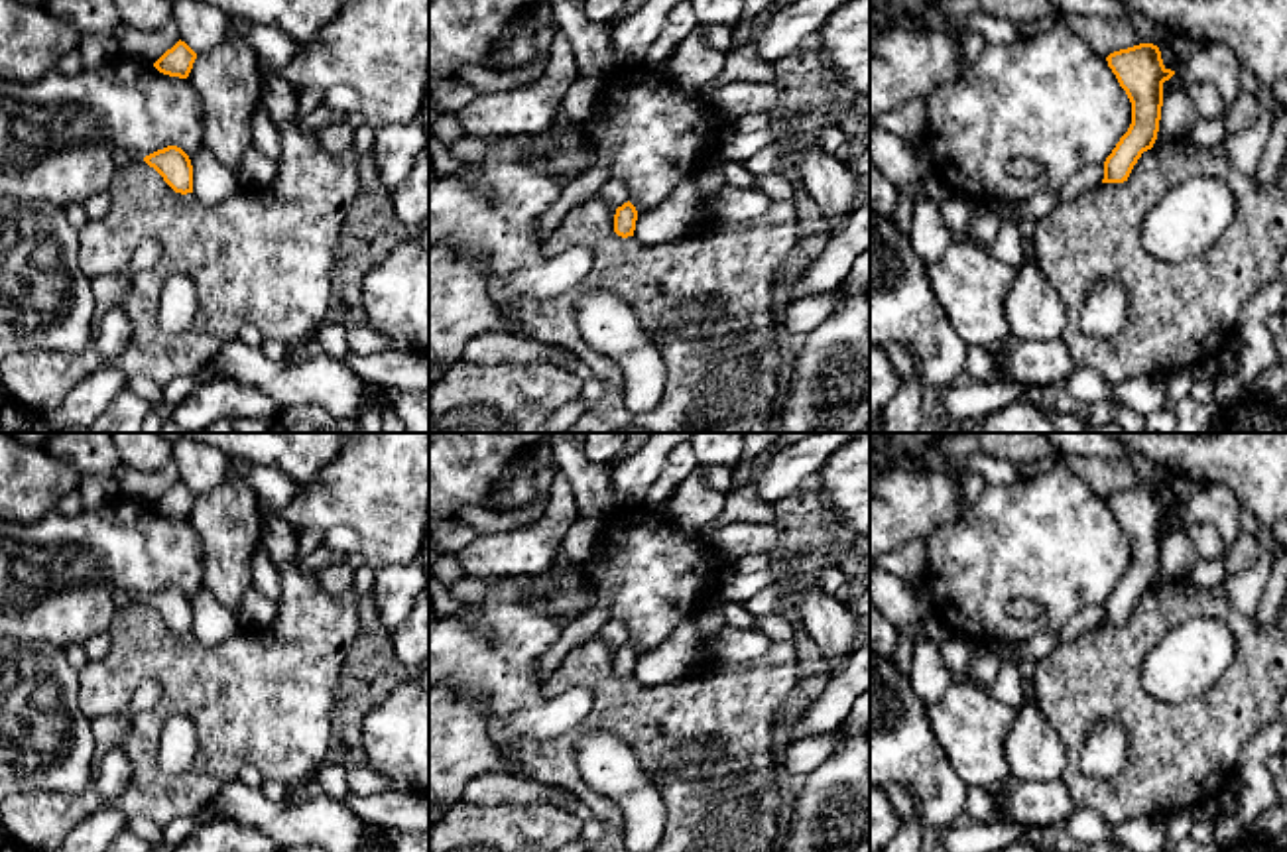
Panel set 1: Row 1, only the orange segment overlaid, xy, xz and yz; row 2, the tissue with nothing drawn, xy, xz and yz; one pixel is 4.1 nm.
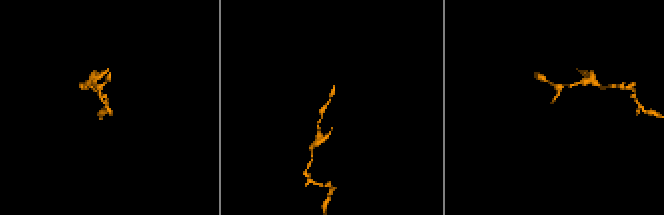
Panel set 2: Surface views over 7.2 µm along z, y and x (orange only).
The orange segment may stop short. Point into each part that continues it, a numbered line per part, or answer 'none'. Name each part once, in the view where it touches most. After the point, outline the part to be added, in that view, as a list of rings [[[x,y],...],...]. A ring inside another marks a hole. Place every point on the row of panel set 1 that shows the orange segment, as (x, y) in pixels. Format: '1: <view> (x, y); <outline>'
none

